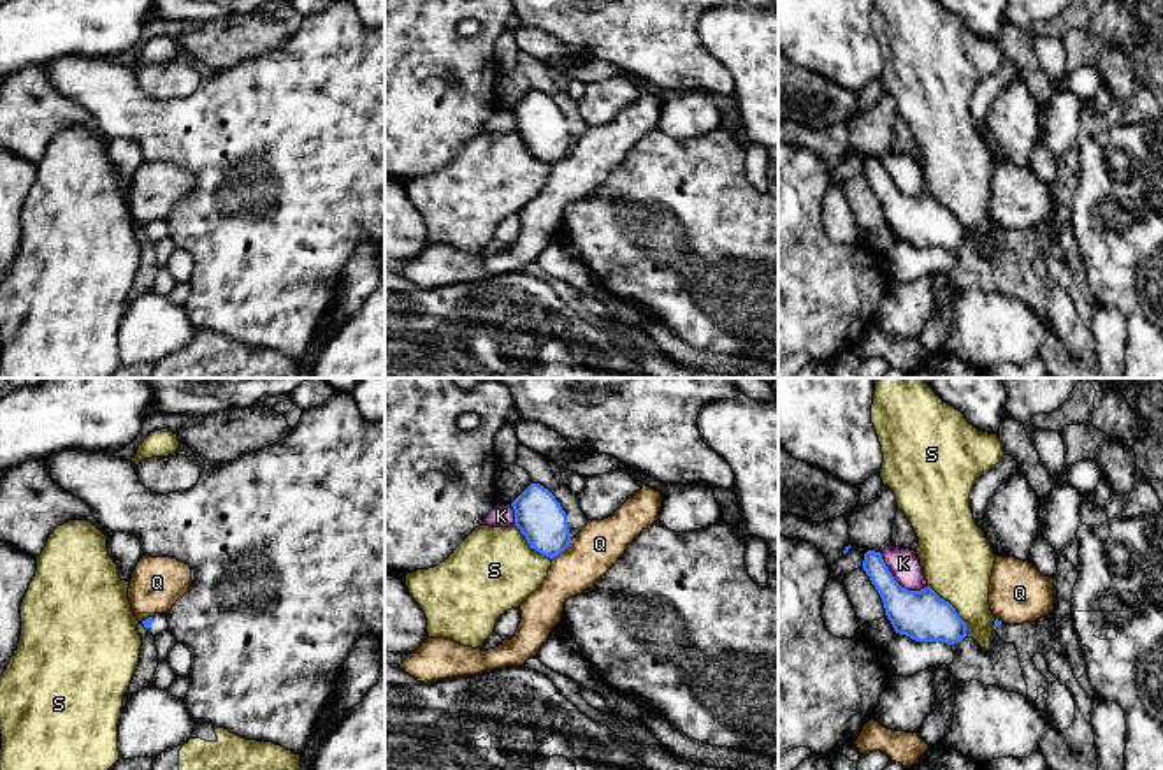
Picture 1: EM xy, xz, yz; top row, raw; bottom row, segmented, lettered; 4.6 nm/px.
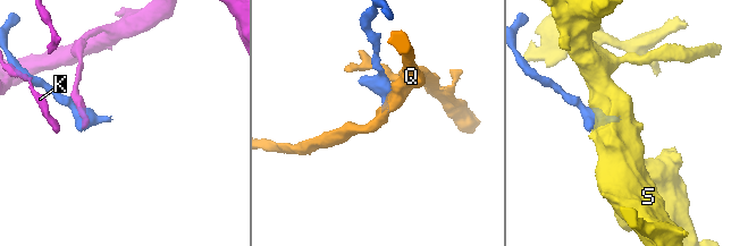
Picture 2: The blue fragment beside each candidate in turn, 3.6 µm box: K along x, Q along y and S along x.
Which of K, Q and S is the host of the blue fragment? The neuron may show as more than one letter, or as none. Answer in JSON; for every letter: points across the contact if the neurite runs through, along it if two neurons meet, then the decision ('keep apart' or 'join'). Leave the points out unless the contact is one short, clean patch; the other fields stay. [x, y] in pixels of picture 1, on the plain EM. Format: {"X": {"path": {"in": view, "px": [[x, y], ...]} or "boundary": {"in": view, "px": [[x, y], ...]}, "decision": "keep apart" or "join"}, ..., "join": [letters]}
{"K": {"decision": "keep apart"}, "Q": {"boundary": {"in": "xz", "px": [[571, 146], [552, 166]]}, "decision": "keep apart"}, "S": {"decision": "keep apart"}, "join": []}

